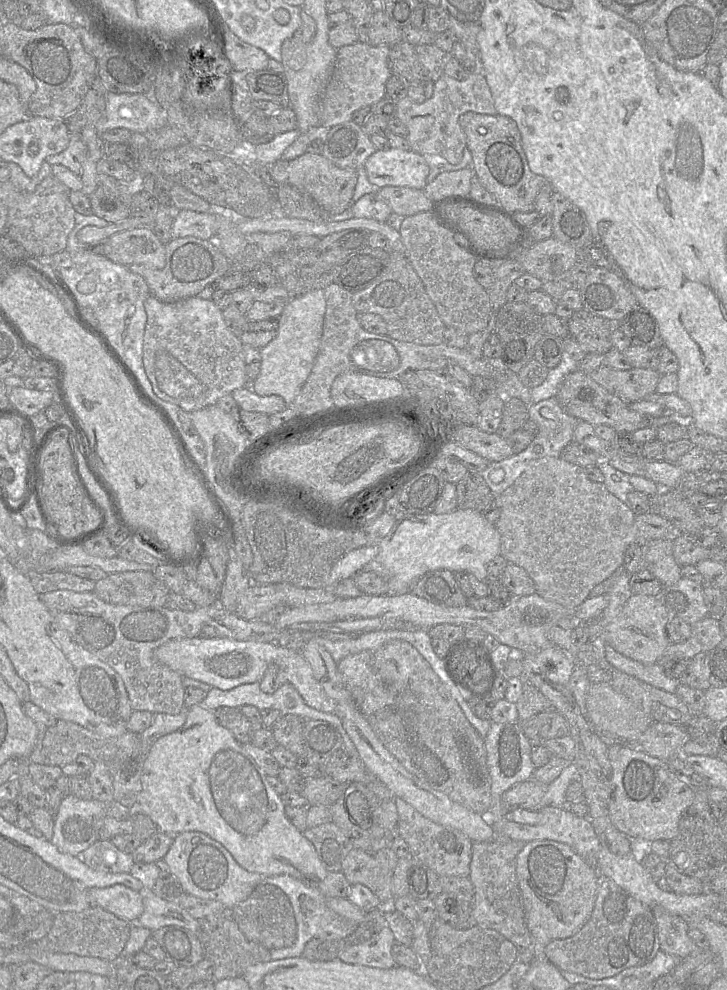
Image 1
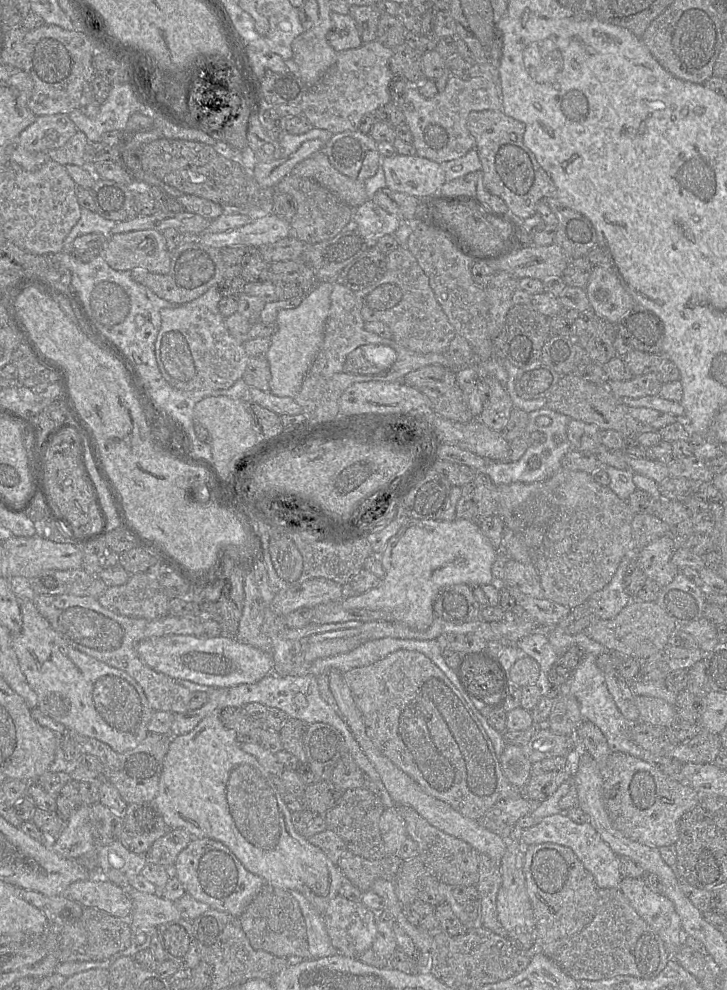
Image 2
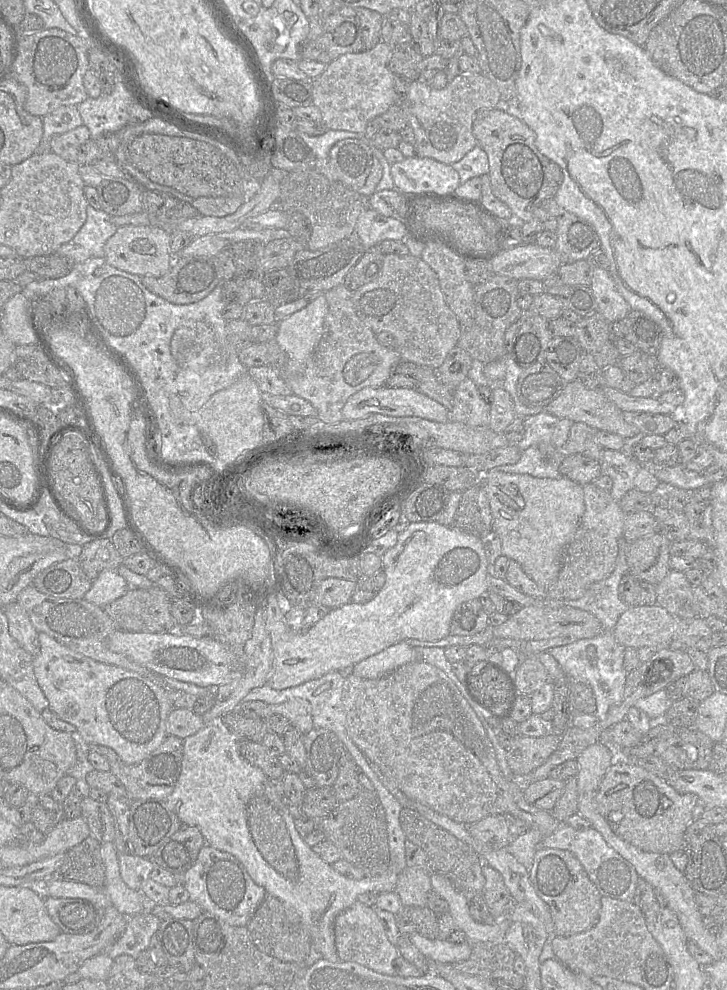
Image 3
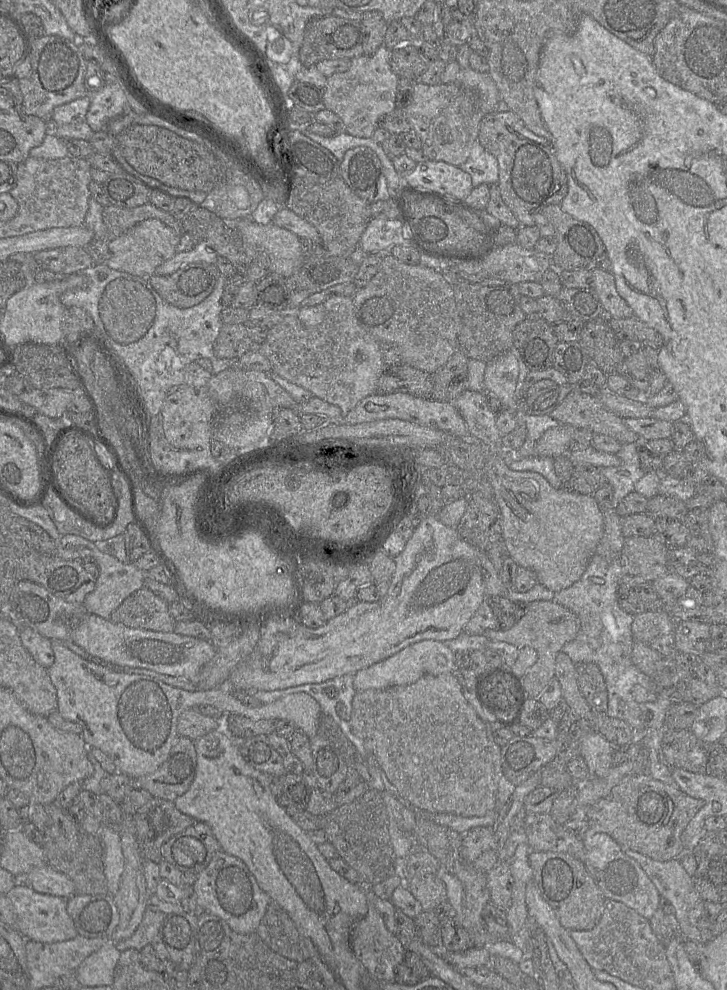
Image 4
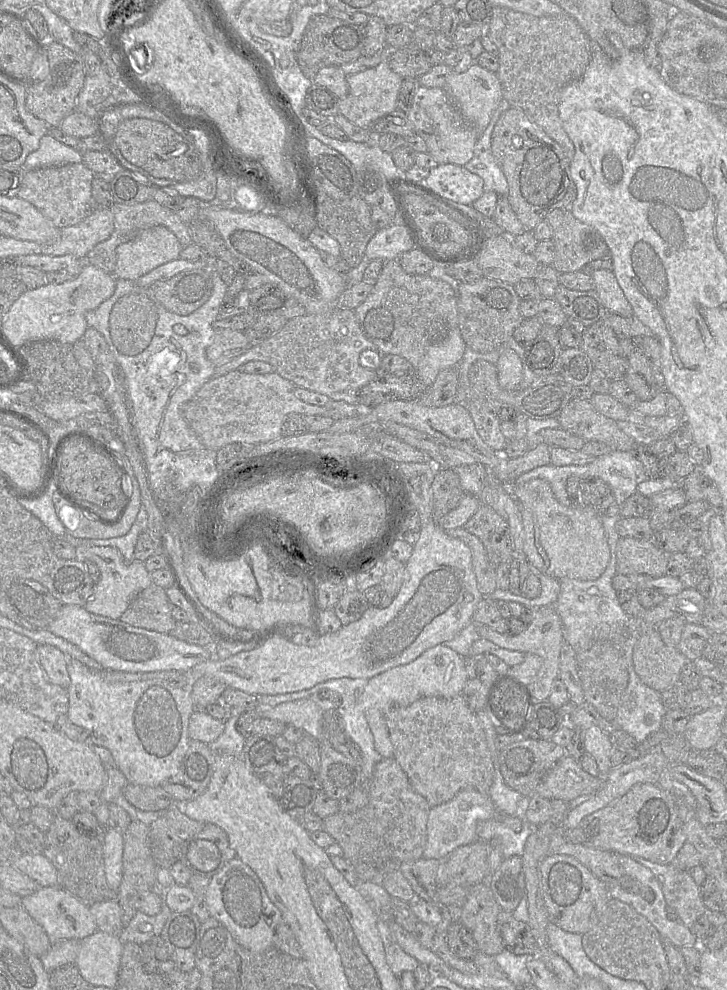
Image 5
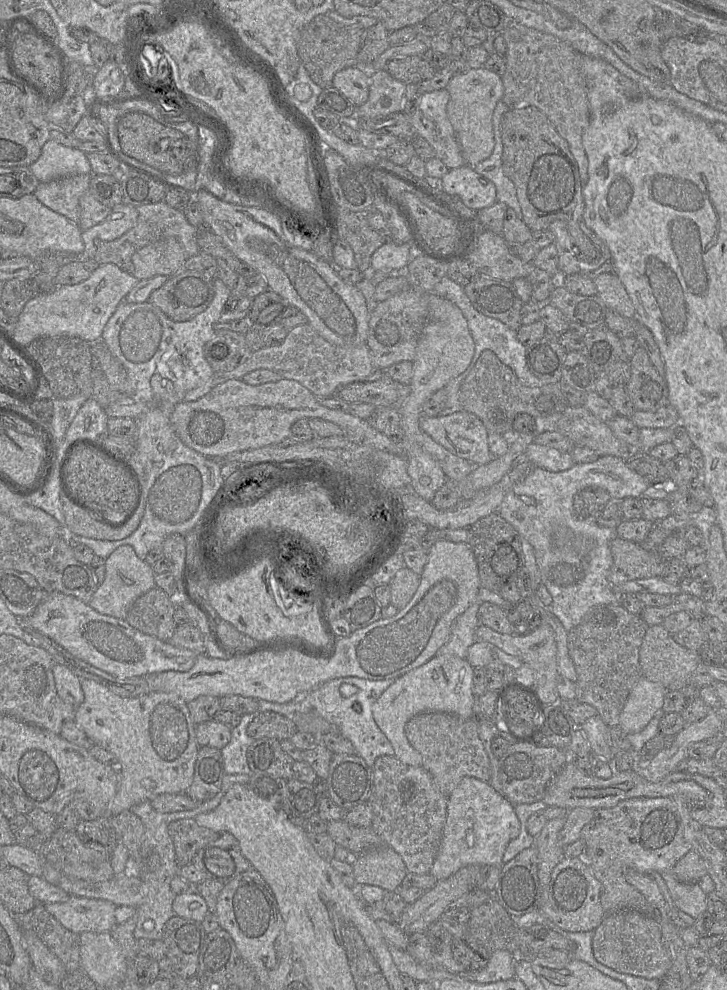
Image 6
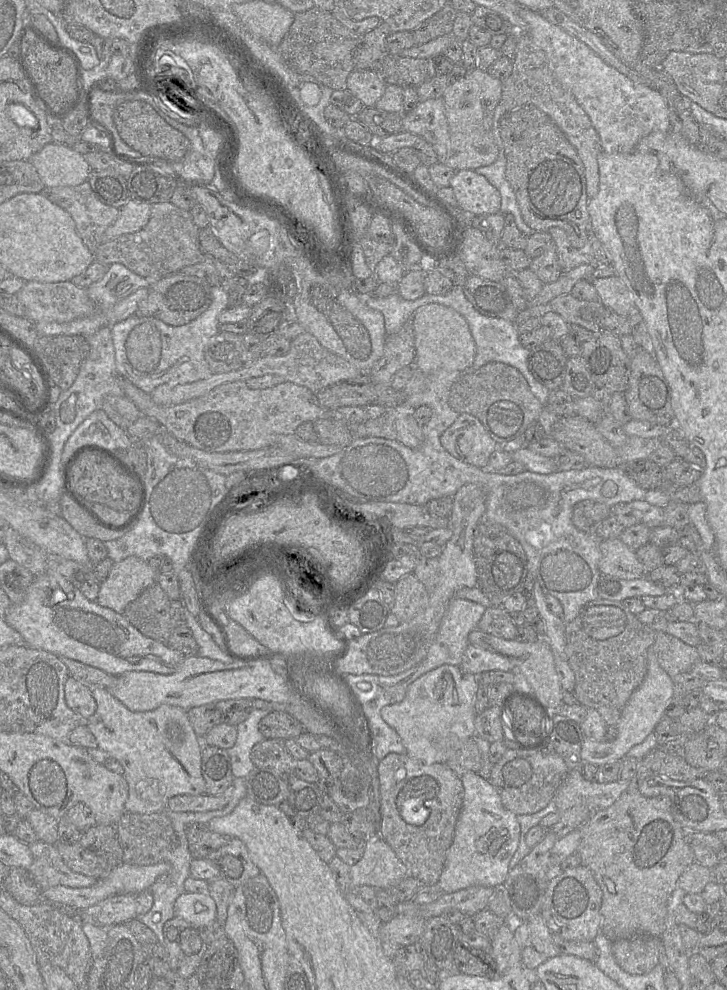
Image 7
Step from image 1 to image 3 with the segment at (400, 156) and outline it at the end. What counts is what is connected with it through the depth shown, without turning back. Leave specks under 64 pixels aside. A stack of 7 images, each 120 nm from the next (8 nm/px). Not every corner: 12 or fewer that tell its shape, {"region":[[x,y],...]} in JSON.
{"region":[[428,157],[394,163],[395,188],[404,195],[454,192],[461,184],[451,165]]}

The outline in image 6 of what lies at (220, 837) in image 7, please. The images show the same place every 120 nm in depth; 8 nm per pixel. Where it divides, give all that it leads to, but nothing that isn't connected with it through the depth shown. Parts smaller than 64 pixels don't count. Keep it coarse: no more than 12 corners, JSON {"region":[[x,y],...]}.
{"region":[[194,818],[172,821],[168,833],[179,867],[192,863],[217,832]]}

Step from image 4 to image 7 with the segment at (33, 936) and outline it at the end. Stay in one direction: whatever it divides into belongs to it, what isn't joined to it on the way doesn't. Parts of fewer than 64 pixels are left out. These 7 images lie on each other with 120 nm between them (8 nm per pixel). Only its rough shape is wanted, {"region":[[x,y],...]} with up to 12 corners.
{"region":[[134,894],[111,896],[77,912],[103,928],[138,917]]}

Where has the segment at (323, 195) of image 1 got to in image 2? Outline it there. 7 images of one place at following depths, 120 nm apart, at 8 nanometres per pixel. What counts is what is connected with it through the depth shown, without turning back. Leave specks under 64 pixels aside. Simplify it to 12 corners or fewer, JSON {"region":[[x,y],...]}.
{"region":[[323,151],[290,174],[318,182],[354,209],[364,182],[336,170]]}

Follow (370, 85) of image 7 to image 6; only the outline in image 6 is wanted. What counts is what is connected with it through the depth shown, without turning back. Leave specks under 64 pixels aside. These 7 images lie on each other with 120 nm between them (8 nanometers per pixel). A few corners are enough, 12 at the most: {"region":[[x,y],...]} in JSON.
{"region":[[351,66],[332,86],[355,107],[368,98],[369,71]]}

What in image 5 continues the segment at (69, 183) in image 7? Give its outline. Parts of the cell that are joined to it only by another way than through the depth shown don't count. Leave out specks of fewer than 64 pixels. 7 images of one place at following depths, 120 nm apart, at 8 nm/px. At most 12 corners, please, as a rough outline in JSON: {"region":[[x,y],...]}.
{"region":[[46,134],[21,167],[81,163],[78,151]]}

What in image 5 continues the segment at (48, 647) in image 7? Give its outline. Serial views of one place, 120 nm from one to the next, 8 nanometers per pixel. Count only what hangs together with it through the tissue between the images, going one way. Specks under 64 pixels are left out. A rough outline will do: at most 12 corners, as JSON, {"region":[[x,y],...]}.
{"region":[[63,605],[47,630],[104,669],[186,672],[211,647]]}

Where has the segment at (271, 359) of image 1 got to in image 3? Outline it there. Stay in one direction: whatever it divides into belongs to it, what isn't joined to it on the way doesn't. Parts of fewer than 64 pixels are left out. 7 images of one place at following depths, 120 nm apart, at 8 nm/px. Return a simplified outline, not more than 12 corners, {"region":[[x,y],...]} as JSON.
{"region":[[322,294],[278,323],[290,359],[308,360],[327,313]]}

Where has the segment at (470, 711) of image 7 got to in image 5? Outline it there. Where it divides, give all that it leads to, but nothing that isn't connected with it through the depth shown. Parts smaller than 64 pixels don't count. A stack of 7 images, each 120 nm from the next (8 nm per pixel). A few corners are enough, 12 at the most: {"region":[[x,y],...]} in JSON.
{"region":[[444,644],[370,679],[361,702],[374,747],[394,749],[384,714],[422,697],[452,698],[468,680]]}

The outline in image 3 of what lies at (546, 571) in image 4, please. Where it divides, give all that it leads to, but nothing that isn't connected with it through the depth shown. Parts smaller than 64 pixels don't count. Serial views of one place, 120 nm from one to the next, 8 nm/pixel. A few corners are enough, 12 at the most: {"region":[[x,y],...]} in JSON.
{"region":[[483,475],[502,554],[546,591],[585,512],[582,486]]}

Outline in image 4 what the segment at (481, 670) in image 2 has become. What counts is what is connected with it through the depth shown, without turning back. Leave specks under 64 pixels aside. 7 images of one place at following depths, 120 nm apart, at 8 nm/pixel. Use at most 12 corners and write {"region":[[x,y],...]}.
{"region":[[505,672],[479,677],[477,693],[505,723],[518,720],[523,688]]}

